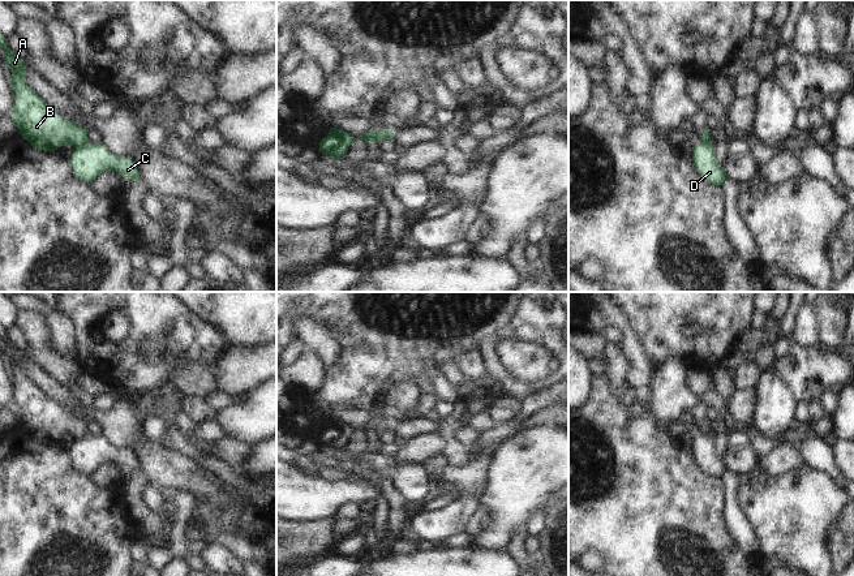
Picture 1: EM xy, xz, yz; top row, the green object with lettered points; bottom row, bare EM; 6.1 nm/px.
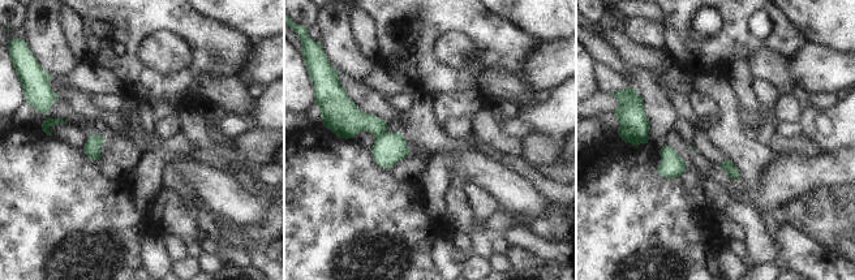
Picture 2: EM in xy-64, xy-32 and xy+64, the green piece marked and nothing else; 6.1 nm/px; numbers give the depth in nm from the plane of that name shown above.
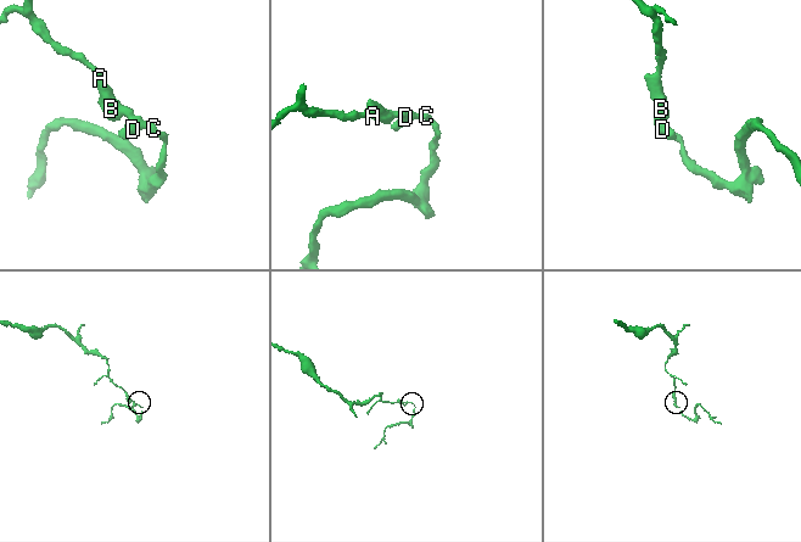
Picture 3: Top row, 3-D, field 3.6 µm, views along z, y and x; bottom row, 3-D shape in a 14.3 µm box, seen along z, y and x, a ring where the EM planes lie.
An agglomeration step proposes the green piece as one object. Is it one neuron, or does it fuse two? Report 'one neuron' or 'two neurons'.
two neurons

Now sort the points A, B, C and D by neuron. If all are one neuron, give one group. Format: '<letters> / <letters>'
A B / C D

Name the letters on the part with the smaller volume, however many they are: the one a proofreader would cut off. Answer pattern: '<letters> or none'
C, D

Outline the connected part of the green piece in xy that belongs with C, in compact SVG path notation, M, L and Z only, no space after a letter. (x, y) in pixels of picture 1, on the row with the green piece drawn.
M86 142L74 149L69 156L69 166L74 169L76 179L83 179L89 184L104 171L117 171L125 180L141 180L132 159L113 155L103 143Z

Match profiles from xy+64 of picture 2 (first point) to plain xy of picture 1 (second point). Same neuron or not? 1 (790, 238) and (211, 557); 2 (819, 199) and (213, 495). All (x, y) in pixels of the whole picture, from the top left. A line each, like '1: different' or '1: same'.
1: same
2: different

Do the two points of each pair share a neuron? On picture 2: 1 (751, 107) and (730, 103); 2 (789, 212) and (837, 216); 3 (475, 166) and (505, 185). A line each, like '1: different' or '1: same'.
1: different
2: same
3: same

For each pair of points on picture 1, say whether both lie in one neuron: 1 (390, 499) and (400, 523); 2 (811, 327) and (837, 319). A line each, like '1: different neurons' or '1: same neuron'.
1: same neuron
2: different neurons

